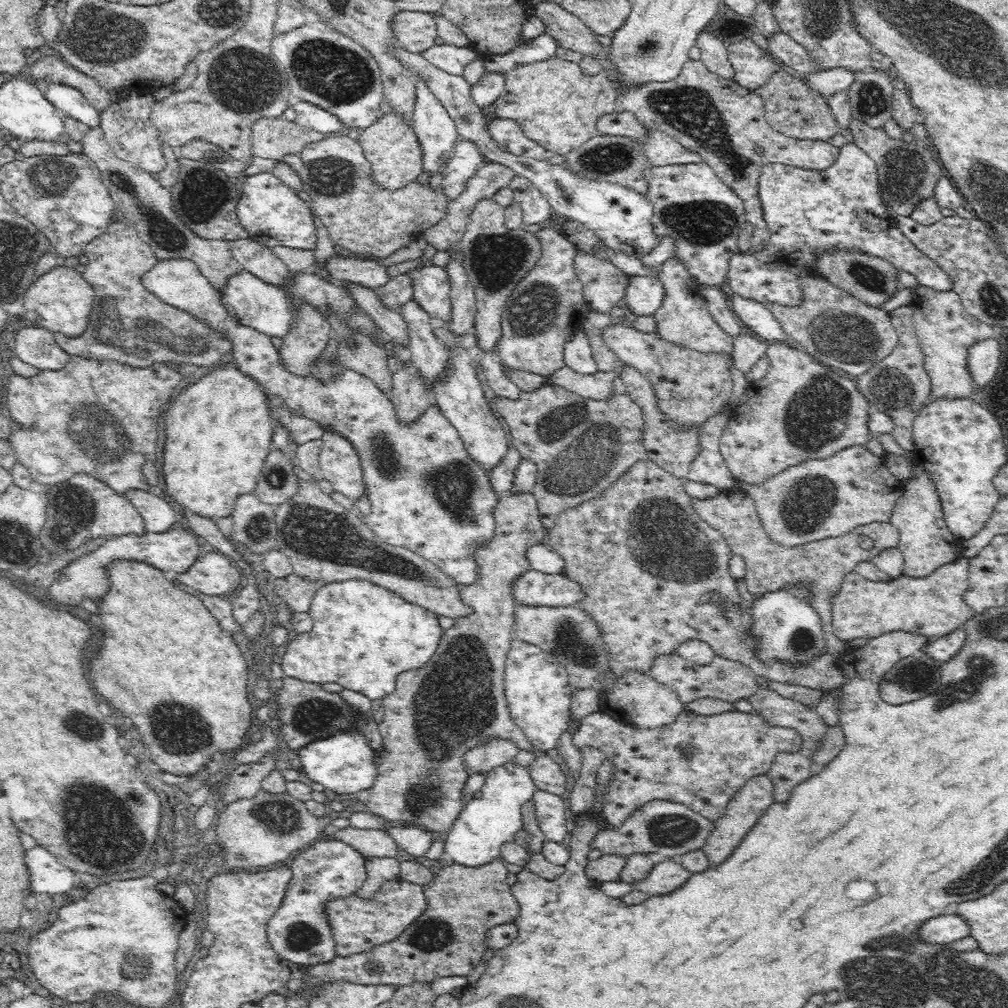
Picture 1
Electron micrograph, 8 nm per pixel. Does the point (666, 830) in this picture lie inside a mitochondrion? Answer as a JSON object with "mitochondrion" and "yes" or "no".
{"mitochondrion":"yes"}

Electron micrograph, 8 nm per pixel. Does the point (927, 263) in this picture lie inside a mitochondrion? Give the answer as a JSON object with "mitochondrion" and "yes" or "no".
{"mitochondrion":"no"}

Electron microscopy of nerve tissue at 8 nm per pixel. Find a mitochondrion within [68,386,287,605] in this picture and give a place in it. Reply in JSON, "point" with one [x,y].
{"point":[113,432]}

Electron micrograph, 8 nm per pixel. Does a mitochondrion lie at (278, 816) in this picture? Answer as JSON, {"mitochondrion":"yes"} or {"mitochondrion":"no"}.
{"mitochondrion":"yes"}

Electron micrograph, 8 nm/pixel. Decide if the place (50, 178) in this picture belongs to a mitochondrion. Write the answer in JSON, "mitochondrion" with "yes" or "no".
{"mitochondrion":"yes"}

